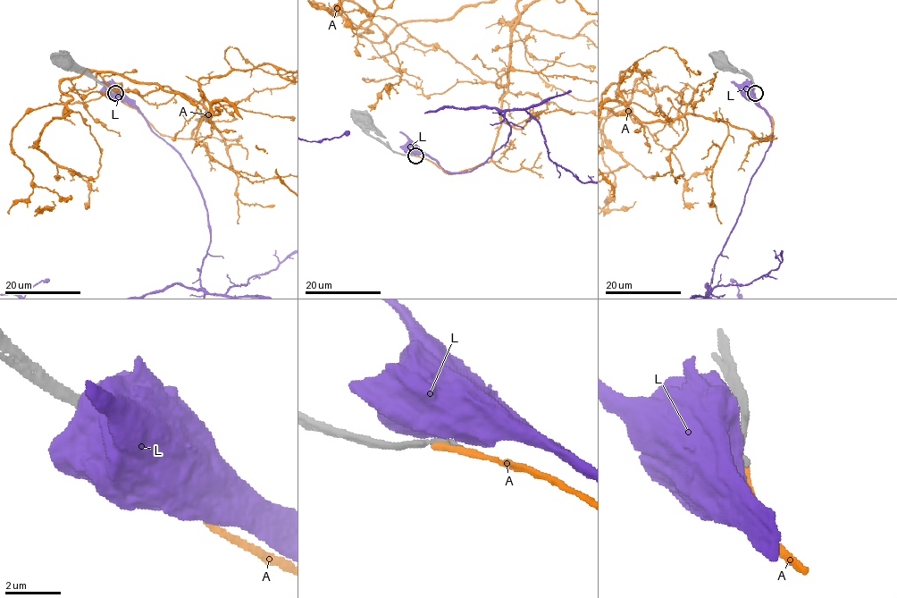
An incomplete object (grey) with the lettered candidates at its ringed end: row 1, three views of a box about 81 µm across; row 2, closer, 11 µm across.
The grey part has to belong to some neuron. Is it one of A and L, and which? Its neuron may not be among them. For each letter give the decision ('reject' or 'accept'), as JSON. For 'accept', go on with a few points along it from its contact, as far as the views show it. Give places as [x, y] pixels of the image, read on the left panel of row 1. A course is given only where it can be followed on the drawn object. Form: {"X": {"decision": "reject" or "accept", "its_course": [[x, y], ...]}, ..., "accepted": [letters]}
{"A": {"decision": "reject"}, "L": {"decision": "reject"}, "accepted": []}

